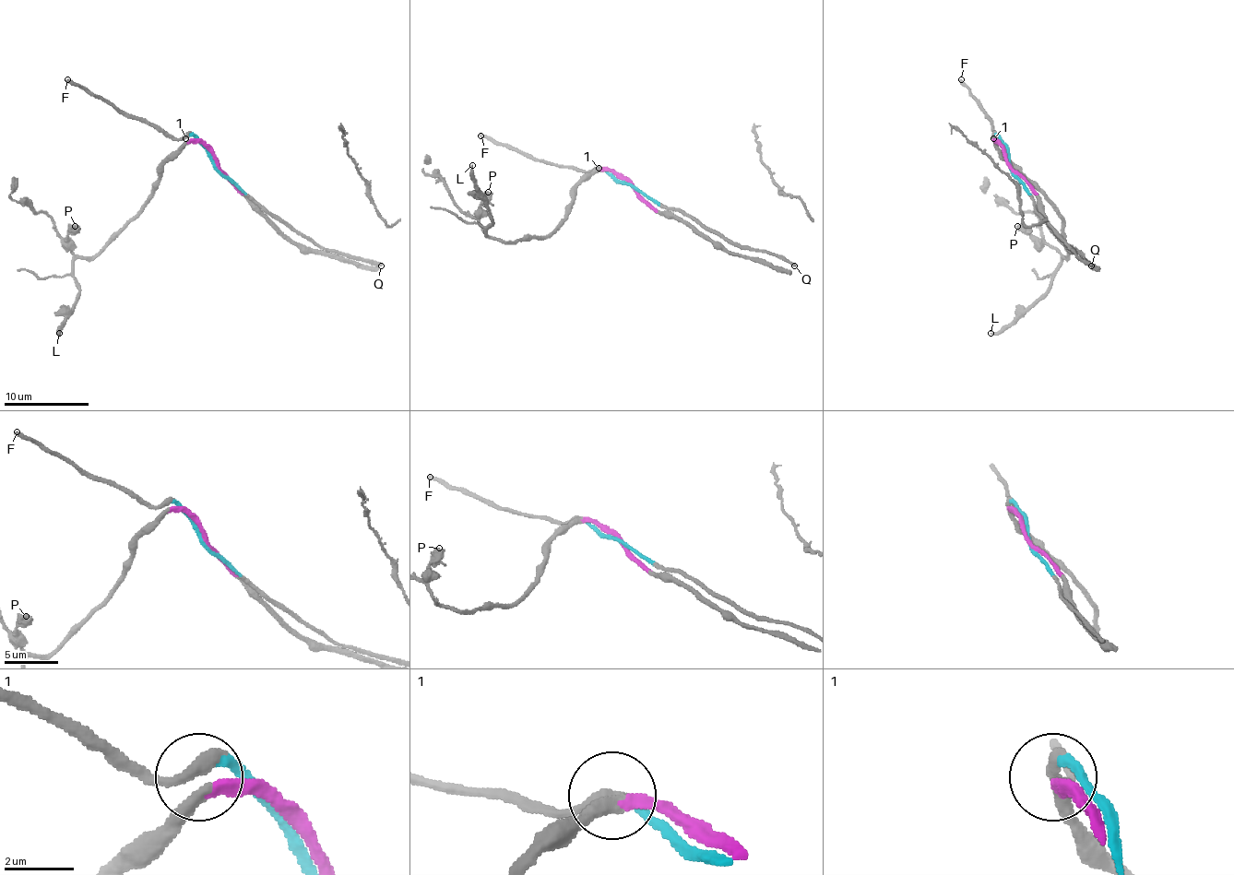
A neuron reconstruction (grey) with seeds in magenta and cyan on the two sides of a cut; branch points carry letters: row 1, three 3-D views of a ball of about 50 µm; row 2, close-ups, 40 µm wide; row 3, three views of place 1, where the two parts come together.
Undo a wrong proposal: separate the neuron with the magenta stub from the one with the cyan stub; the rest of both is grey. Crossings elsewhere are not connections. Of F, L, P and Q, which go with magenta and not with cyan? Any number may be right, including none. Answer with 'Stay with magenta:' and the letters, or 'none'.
Stay with magenta: L, P

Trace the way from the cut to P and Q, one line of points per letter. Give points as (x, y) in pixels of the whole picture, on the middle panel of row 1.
P: (629, 184), (613, 171), (595, 170), (548, 235), (507, 242), (491, 238), (480, 225), (480, 204), (488, 191)
Q: (629, 184), (663, 206), (680, 207), (730, 242), (784, 257), (794, 266)

